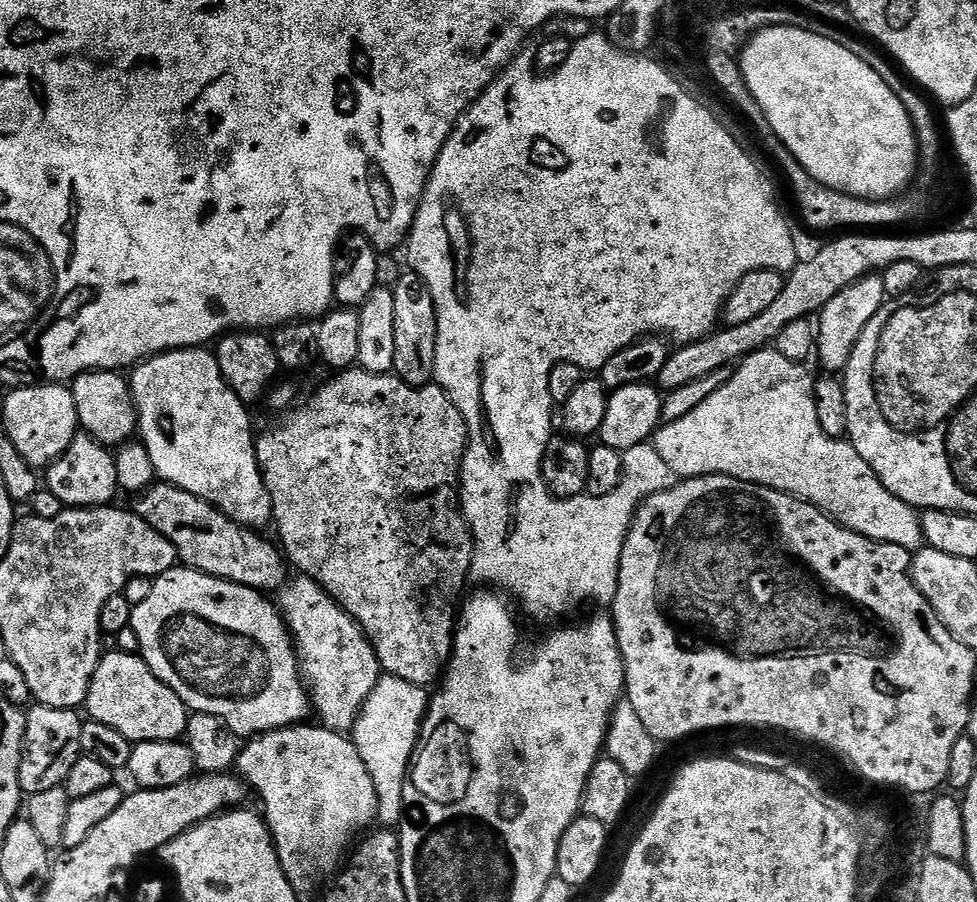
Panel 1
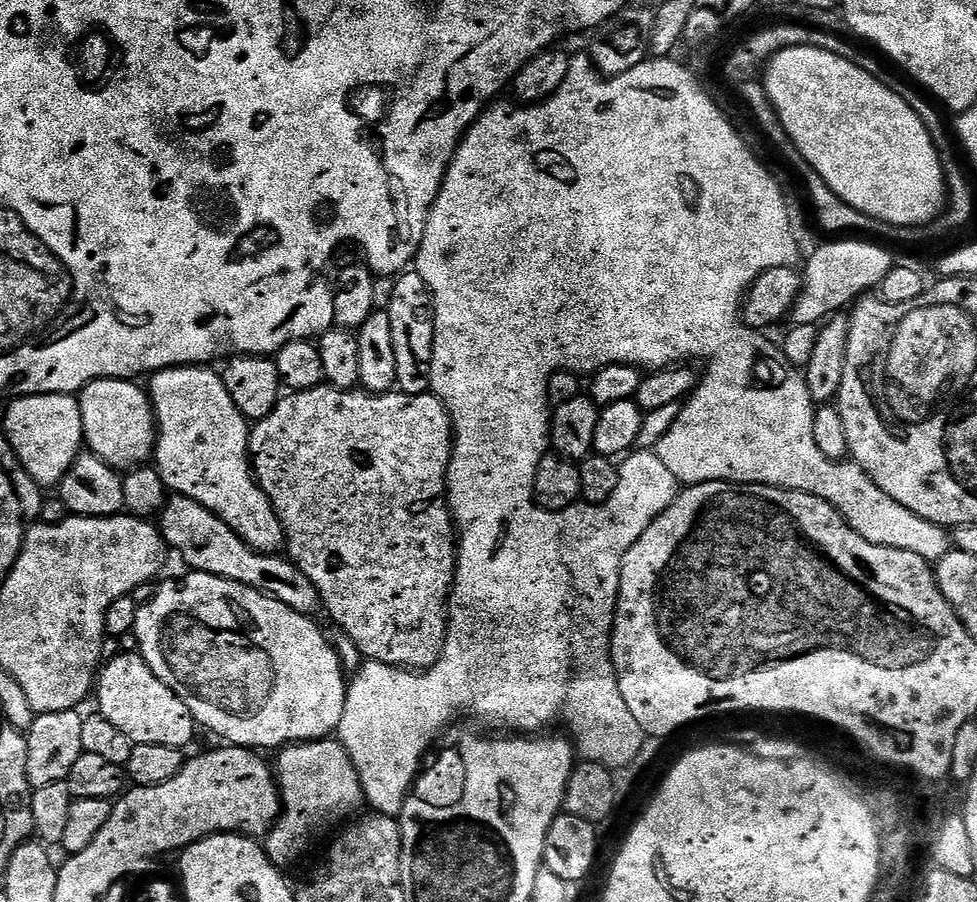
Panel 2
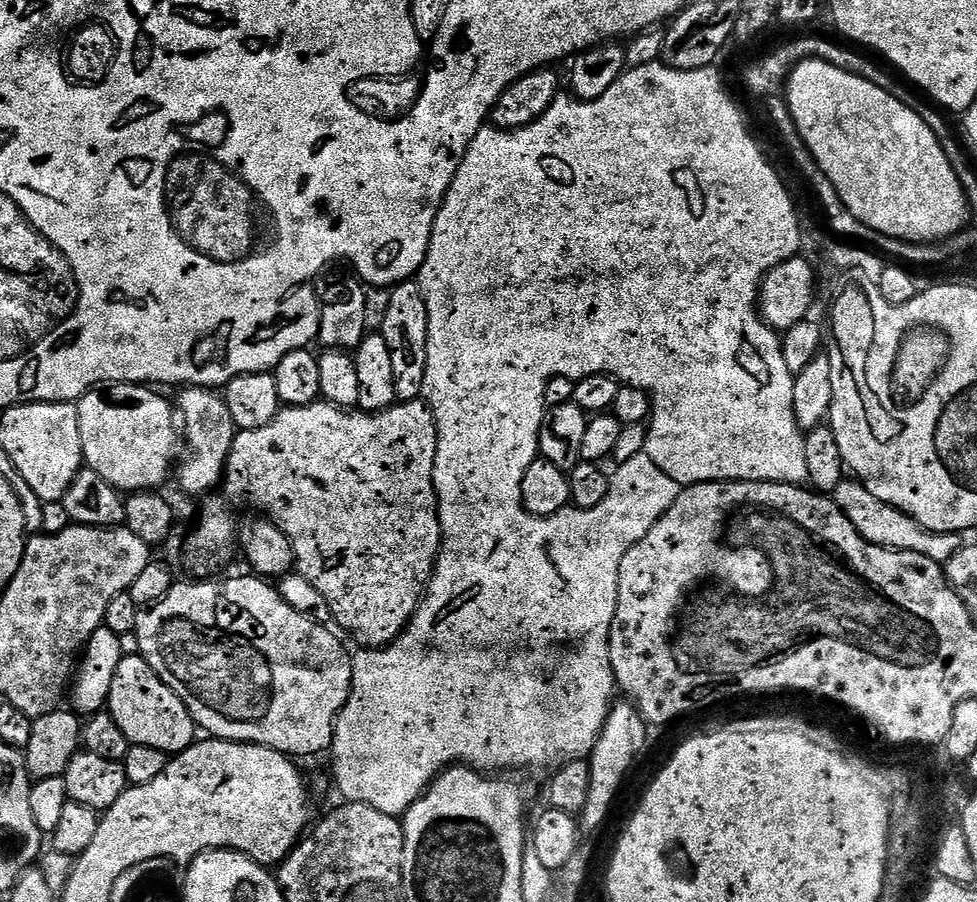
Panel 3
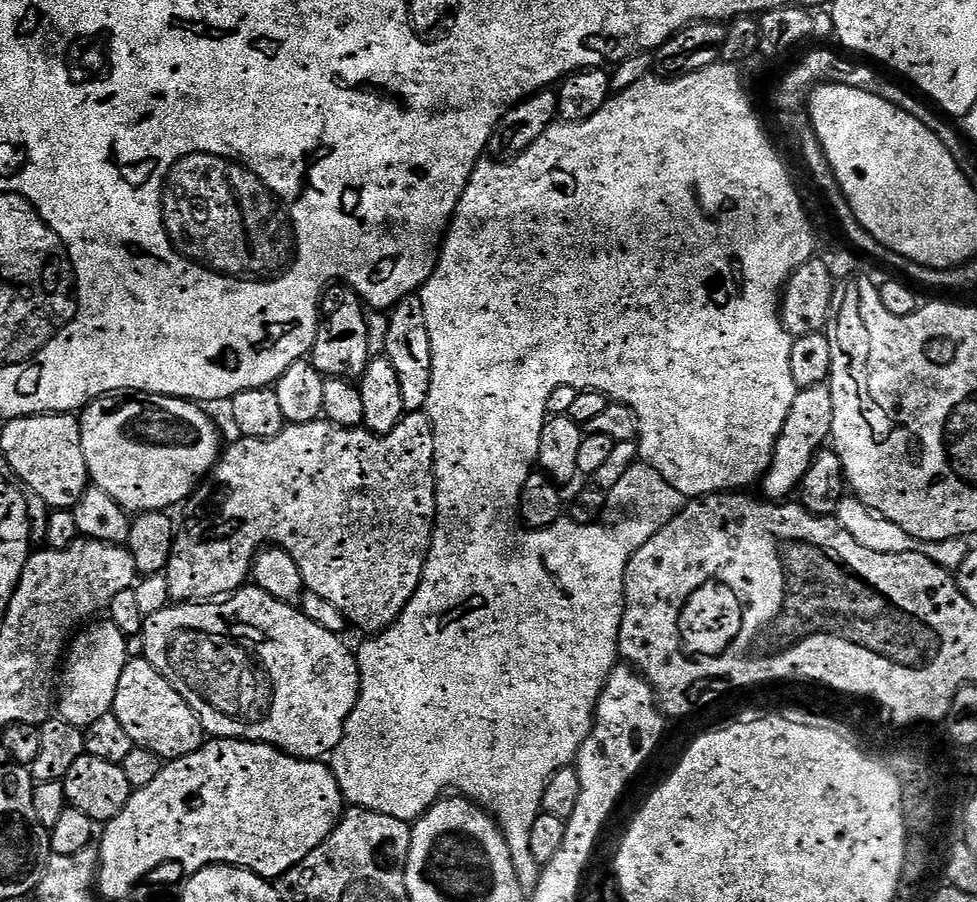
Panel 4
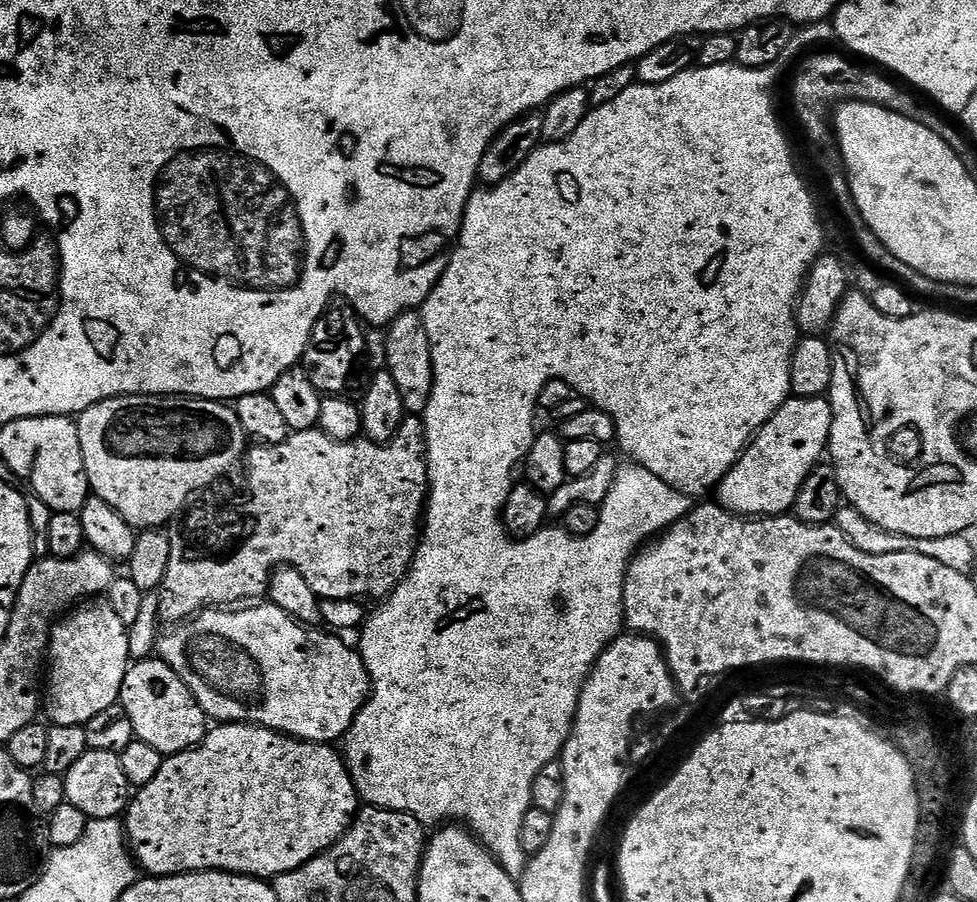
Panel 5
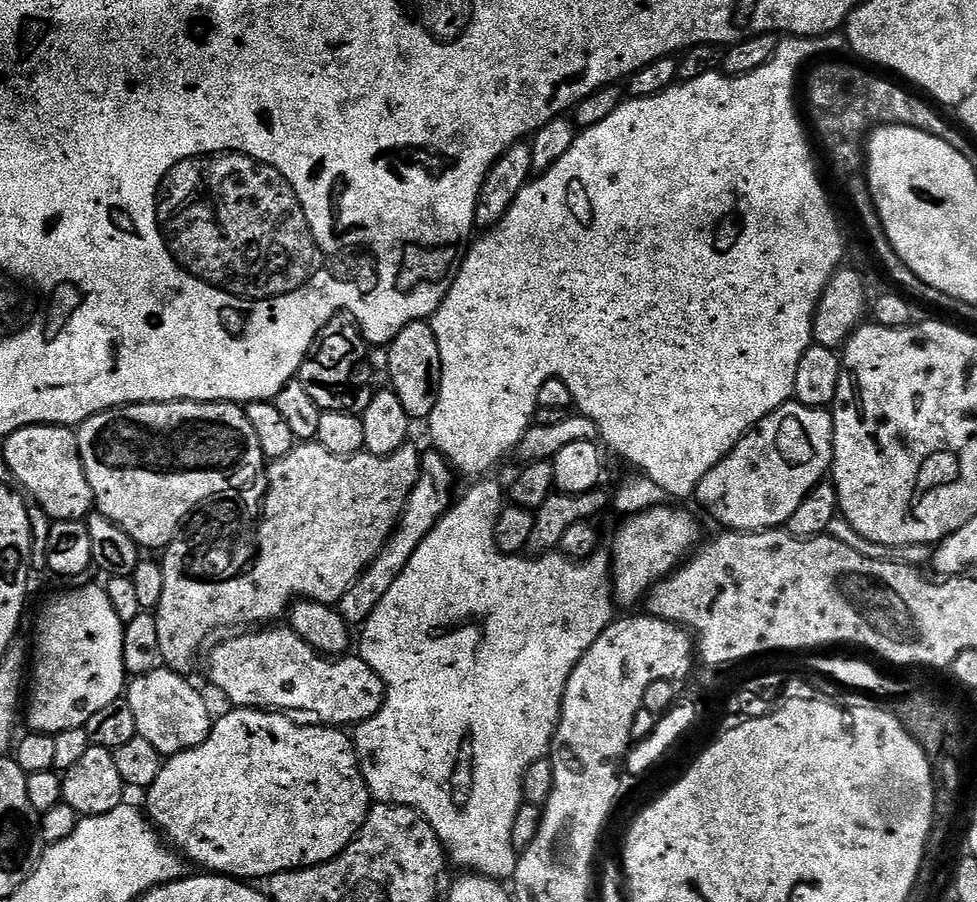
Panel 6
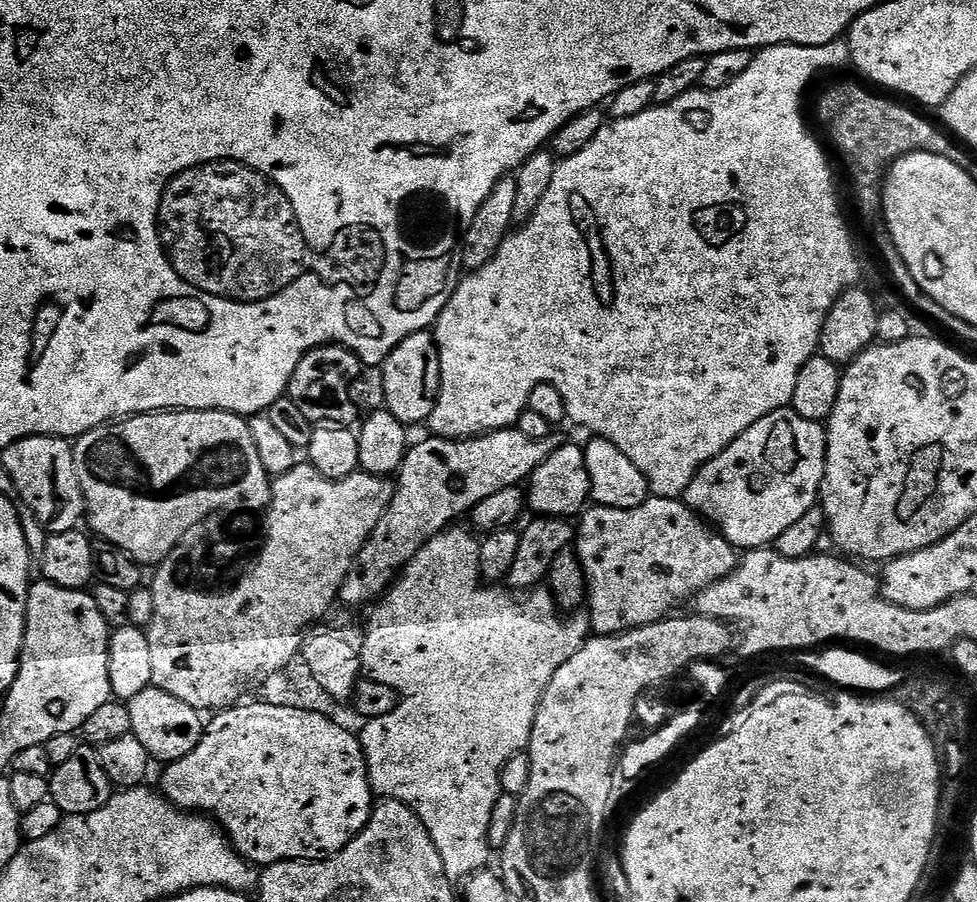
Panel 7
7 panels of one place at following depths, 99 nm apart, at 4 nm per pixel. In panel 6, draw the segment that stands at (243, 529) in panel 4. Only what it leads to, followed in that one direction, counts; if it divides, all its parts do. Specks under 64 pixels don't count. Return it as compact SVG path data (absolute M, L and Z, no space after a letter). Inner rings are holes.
M300 442L295 448L286 454L286 458L273 460L266 468L266 491L263 493L264 513L260 516L260 545L254 548L254 559L249 563L235 583L212 584L195 583L191 579L181 579L181 576L174 570L168 570L164 573L164 585L162 586L162 598L154 610L156 617L156 637L160 647L161 661L173 672L181 674L187 673L187 668L196 660L196 651L200 648L200 643L207 638L211 632L216 632L219 628L232 628L235 624L248 624L244 626L268 626L285 615L288 609L292 607L297 598L305 600L317 600L323 604L335 605L350 590L350 586L356 582L356 579L367 570L368 565L372 563L380 547L388 541L396 524L400 521L400 515L404 512L404 507L408 501L408 495L412 493L412 487L416 481L416 473L420 471L421 453L416 452L415 443L409 442L399 448L394 454L389 456L372 456L366 451L358 453L356 456L335 456L330 454L319 442Z

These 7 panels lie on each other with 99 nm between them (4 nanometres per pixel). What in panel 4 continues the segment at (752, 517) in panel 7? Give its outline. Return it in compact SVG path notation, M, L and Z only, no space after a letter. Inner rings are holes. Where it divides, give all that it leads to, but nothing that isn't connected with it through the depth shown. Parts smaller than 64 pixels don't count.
M819 384L809 388L801 388L794 398L794 406L790 406L790 414L782 426L782 434L778 438L776 448L772 452L772 461L768 471L762 477L763 495L777 502L797 491L806 470L812 465L816 453L829 443L834 422L834 398L828 384Z

